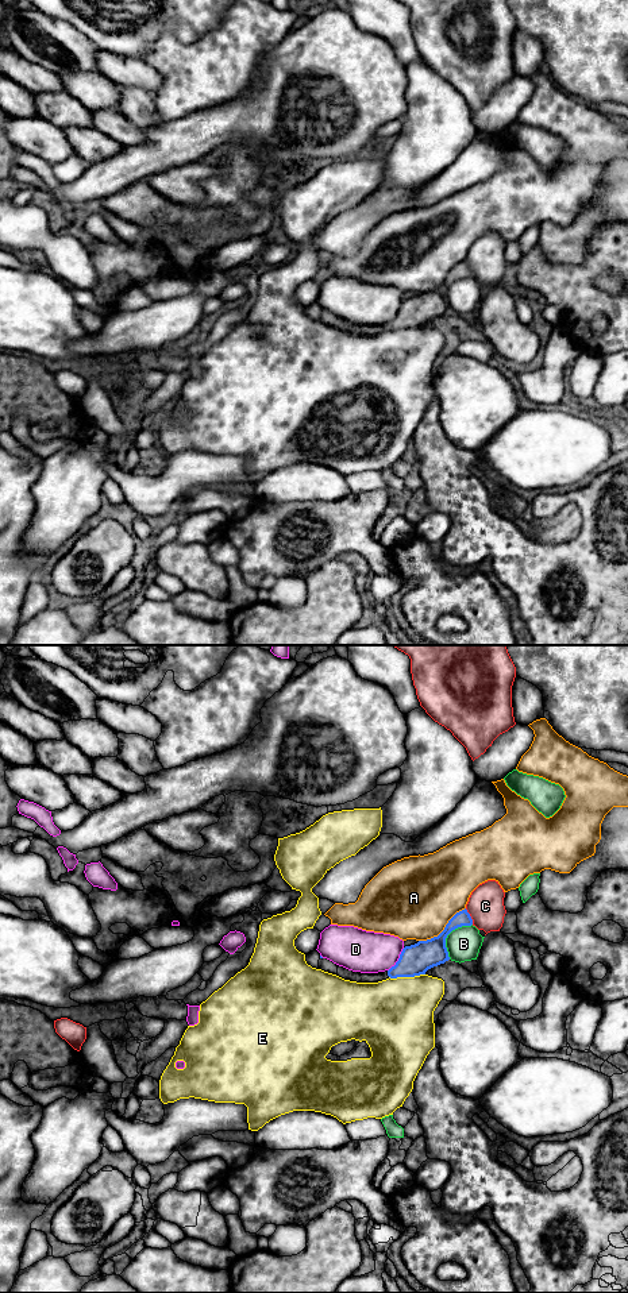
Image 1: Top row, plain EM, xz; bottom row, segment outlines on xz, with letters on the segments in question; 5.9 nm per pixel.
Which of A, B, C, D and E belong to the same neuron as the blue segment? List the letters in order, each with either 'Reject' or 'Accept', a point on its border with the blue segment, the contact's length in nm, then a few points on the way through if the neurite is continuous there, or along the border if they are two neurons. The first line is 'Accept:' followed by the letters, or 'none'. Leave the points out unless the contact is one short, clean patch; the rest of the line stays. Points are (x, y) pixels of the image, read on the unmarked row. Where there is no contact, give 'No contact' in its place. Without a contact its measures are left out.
Accept: none
A: Reject. Touches blue at xz (445, 281). Shared border 340 nm
B: Reject. Touches blue at xz (447, 286). Shared border 260 nm
C: Reject. Touches blue at xz (470, 269). Shared border 110 nm
D: Reject. Touches blue at xz (399, 312). Shared border 170 nm
E: Reject. Touches blue at xz (407, 328). Shared border 220 nm

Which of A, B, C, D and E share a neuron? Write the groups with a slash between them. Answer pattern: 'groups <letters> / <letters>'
groups A / B / C / D / E

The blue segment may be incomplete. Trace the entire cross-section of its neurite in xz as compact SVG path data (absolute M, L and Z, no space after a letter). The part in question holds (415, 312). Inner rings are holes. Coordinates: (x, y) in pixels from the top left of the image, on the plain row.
M466 260L456 265L438 289L405 298L396 317L388 323L388 328L390 331L415 329L425 327L434 319L444 316L450 312L446 300L447 287L458 279L471 277L473 271Z

